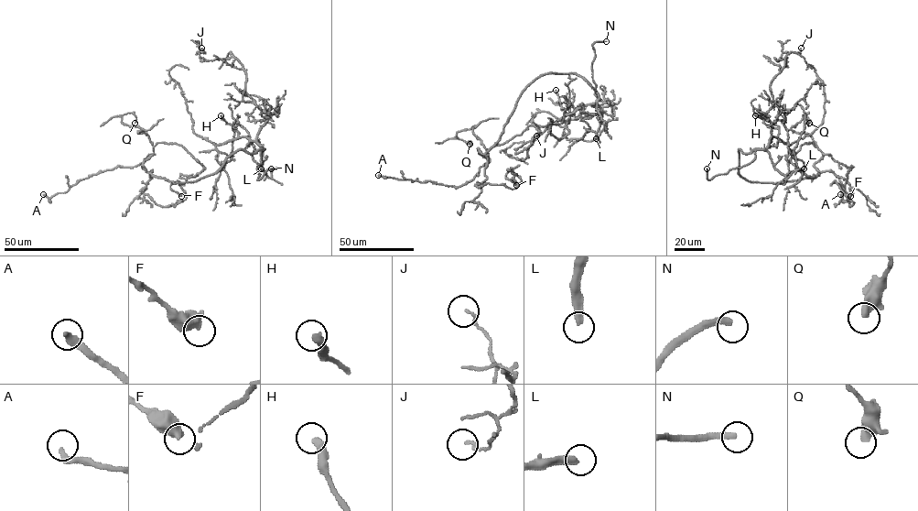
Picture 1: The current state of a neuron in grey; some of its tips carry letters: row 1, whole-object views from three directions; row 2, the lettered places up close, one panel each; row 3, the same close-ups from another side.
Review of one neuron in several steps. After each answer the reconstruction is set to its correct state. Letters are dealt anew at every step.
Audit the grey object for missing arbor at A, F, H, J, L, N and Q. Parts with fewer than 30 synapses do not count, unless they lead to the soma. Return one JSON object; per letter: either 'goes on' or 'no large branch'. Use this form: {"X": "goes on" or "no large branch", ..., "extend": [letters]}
{"A": "goes on", "F": "no large branch", "H": "no large branch", "J": "no large branch", "L": "goes on", "N": "goes on", "Q": "no large branch", "extend": ["A", "L", "N"]}

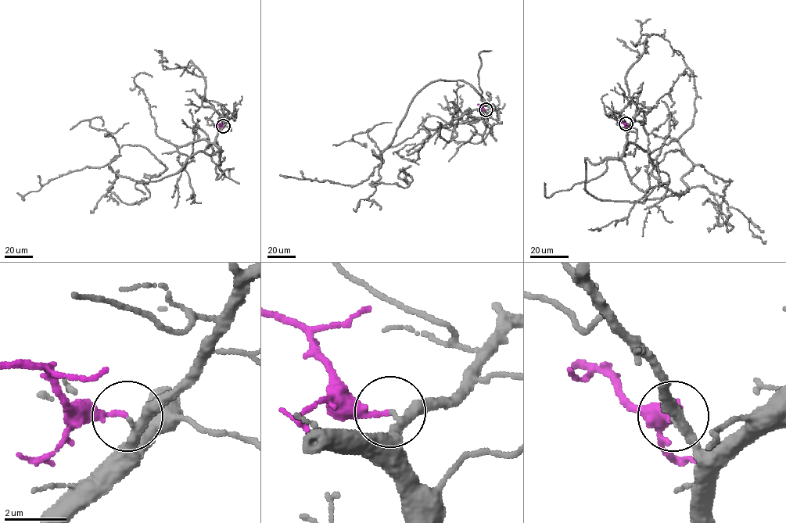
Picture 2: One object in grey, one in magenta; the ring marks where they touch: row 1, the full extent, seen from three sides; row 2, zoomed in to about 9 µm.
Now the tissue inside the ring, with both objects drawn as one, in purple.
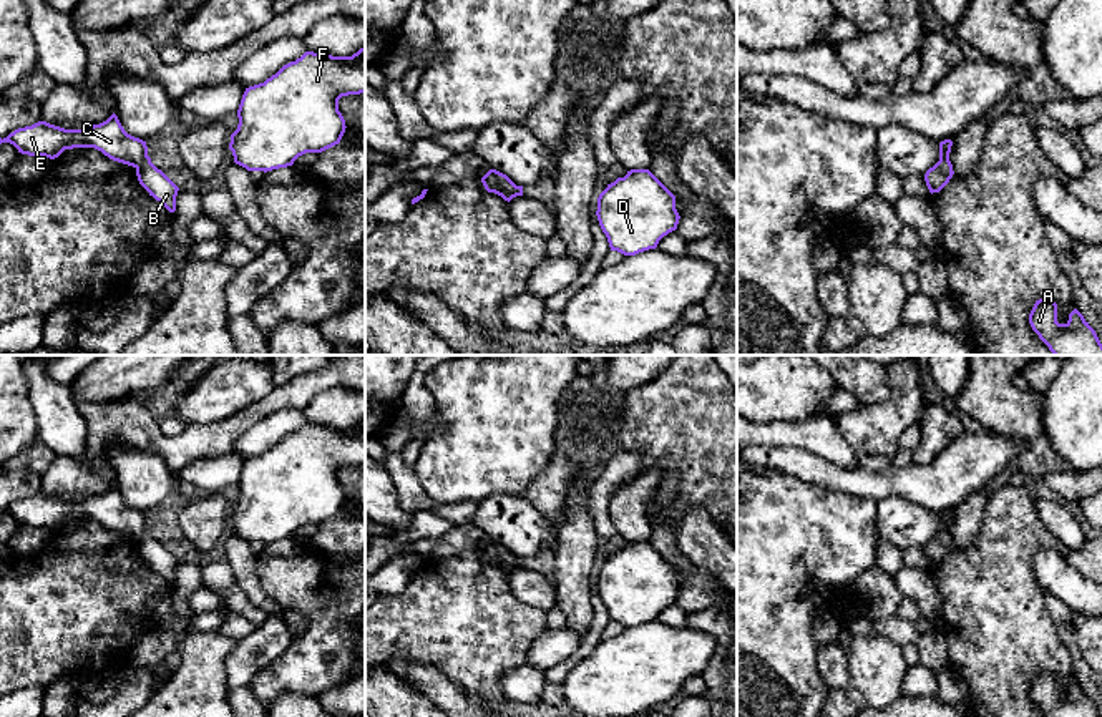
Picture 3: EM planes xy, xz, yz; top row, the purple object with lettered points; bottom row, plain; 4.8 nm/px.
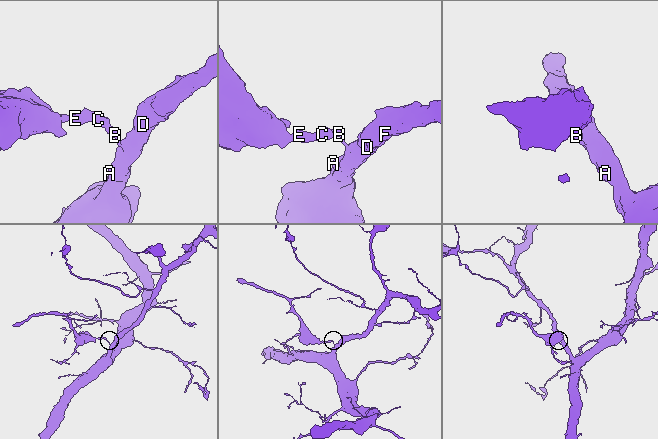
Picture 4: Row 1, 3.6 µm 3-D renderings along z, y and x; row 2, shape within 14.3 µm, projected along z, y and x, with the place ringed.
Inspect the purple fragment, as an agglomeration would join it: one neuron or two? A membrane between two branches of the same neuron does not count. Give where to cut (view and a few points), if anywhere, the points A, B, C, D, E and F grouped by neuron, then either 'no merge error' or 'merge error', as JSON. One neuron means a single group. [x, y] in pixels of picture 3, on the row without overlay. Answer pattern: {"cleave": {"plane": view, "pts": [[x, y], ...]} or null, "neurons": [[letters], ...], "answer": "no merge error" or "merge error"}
{"cleave": {"plane": "xy", "pts": [[146, 526], [136, 540]]}, "neurons": [["A", "B", "D", "F"], ["C", "E"]], "answer": "merge error"}

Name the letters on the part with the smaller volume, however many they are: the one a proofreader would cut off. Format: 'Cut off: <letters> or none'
Cut off: C, E

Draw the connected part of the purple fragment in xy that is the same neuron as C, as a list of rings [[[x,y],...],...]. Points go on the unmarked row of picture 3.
[[[113,485],[106,493],[81,501],[65,501],[46,493],[18,500],[2,515],[13,516],[28,528],[58,529],[65,521],[95,519],[113,533],[138,539],[148,528],[146,513],[124,503]]]

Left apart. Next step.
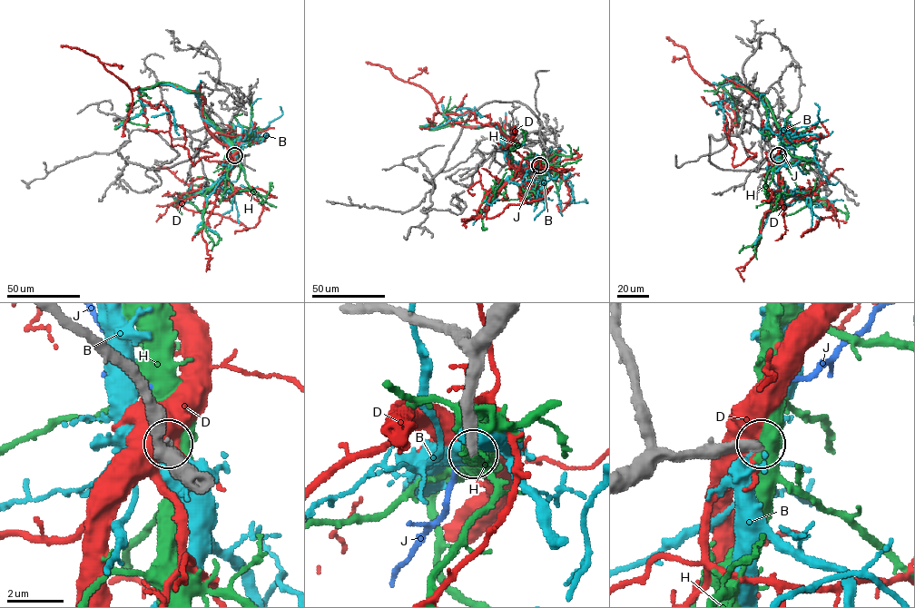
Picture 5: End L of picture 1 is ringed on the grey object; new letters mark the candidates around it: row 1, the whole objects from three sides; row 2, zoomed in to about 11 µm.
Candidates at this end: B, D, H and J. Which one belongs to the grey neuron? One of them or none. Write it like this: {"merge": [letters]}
{"merge": []}

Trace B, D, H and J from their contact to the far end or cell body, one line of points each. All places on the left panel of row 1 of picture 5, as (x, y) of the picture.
B: (234, 155), (202, 118), (195, 93), (170, 84), (142, 89), (145, 105), (170, 106), (179, 134)
D: (234, 155), (208, 130), (197, 92), (140, 89), (164, 107), (171, 143), (192, 164), (215, 154), (196, 148)
H: (234, 155), (233, 144), (204, 112), (198, 93), (167, 83), (142, 88), (142, 112), (128, 121), (150, 124)
J: (234, 155), (227, 143)

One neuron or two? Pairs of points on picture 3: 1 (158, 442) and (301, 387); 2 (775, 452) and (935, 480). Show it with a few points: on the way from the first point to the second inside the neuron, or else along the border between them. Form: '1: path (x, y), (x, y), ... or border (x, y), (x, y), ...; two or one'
1: path (193, 443), (218, 438), (266, 407); one
2: path (815, 470), (840, 480), (895, 482); one

